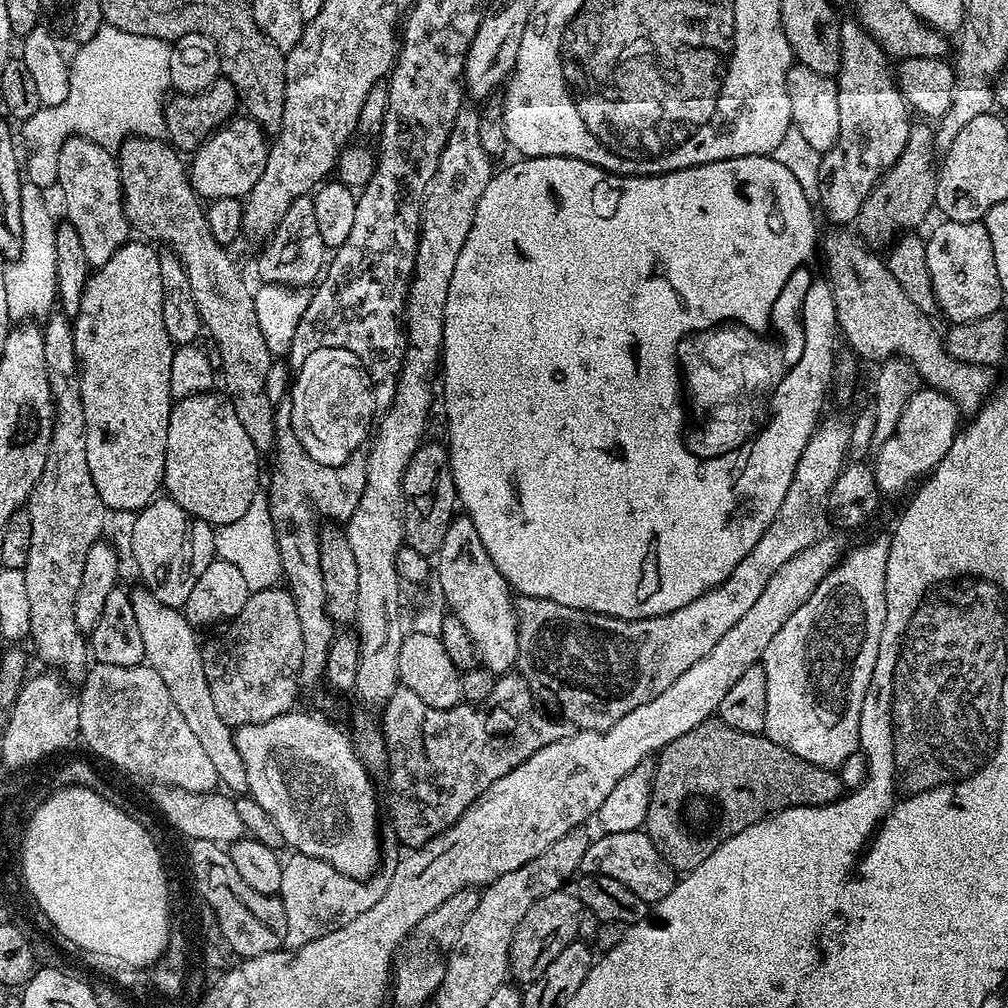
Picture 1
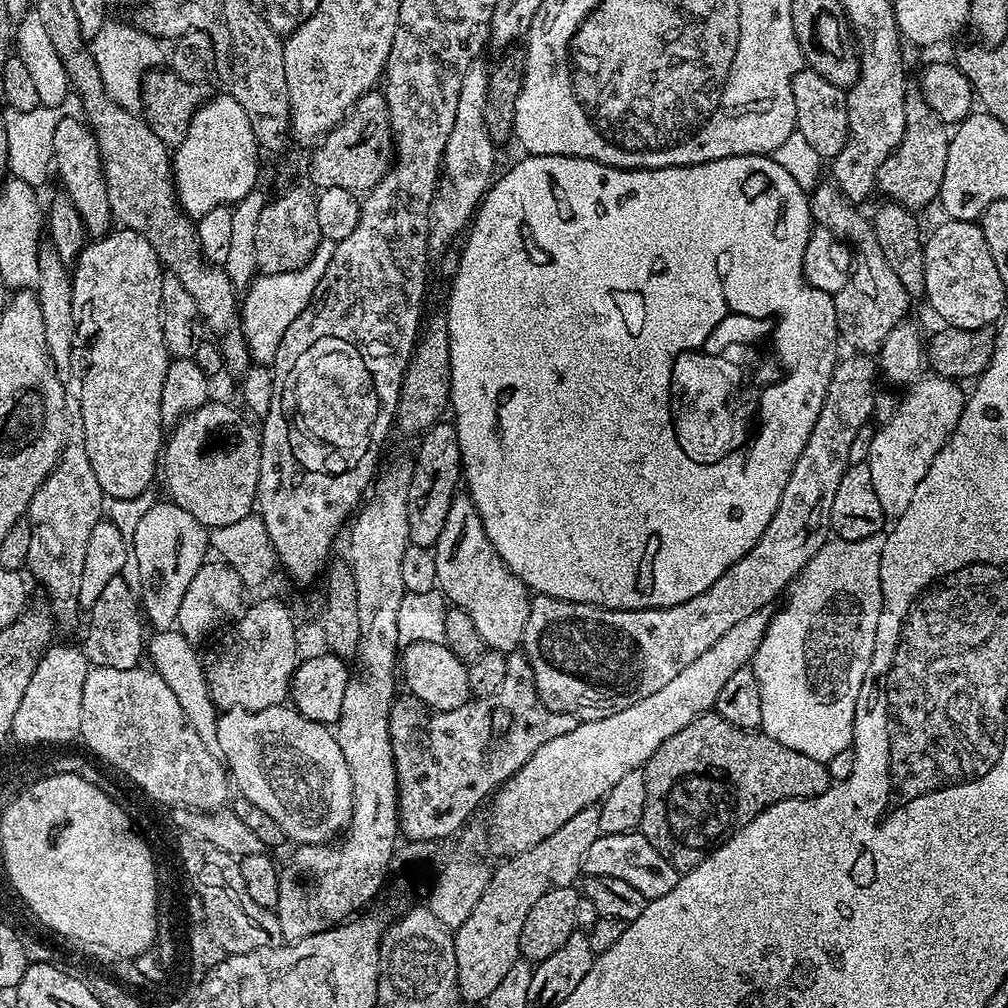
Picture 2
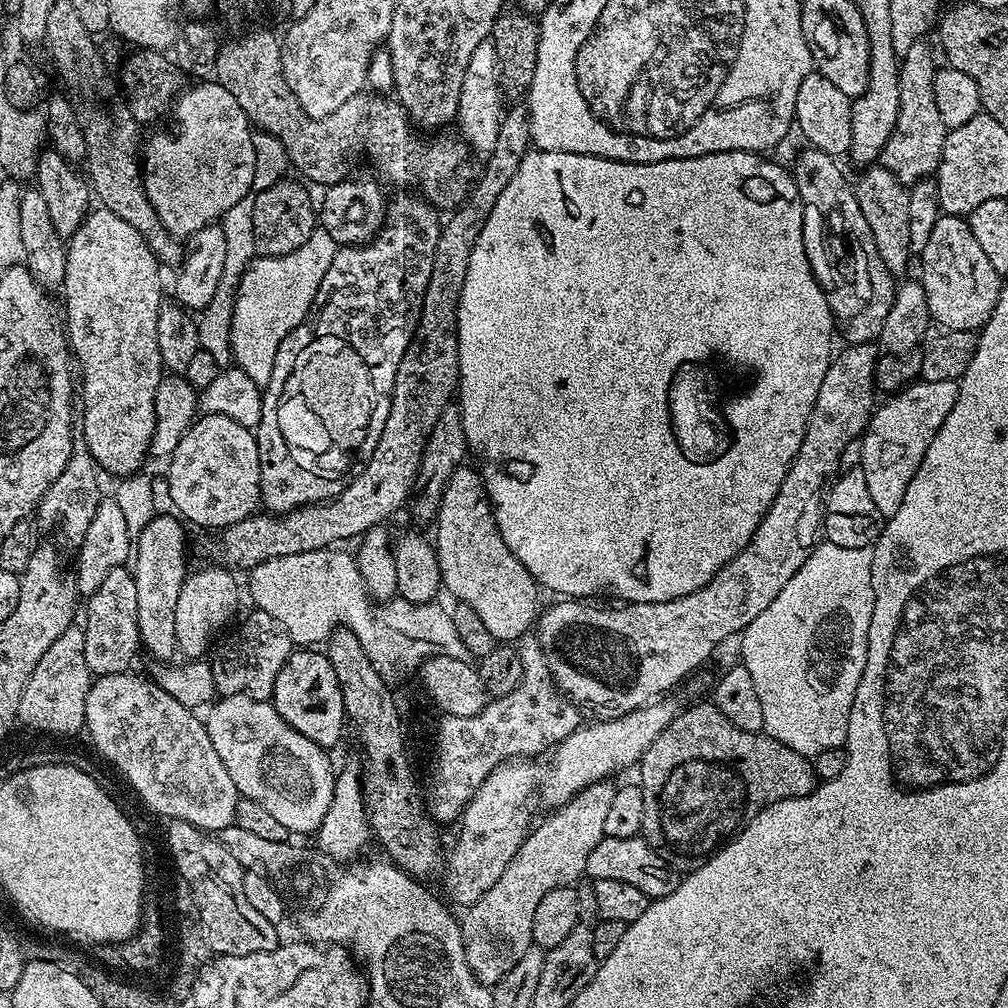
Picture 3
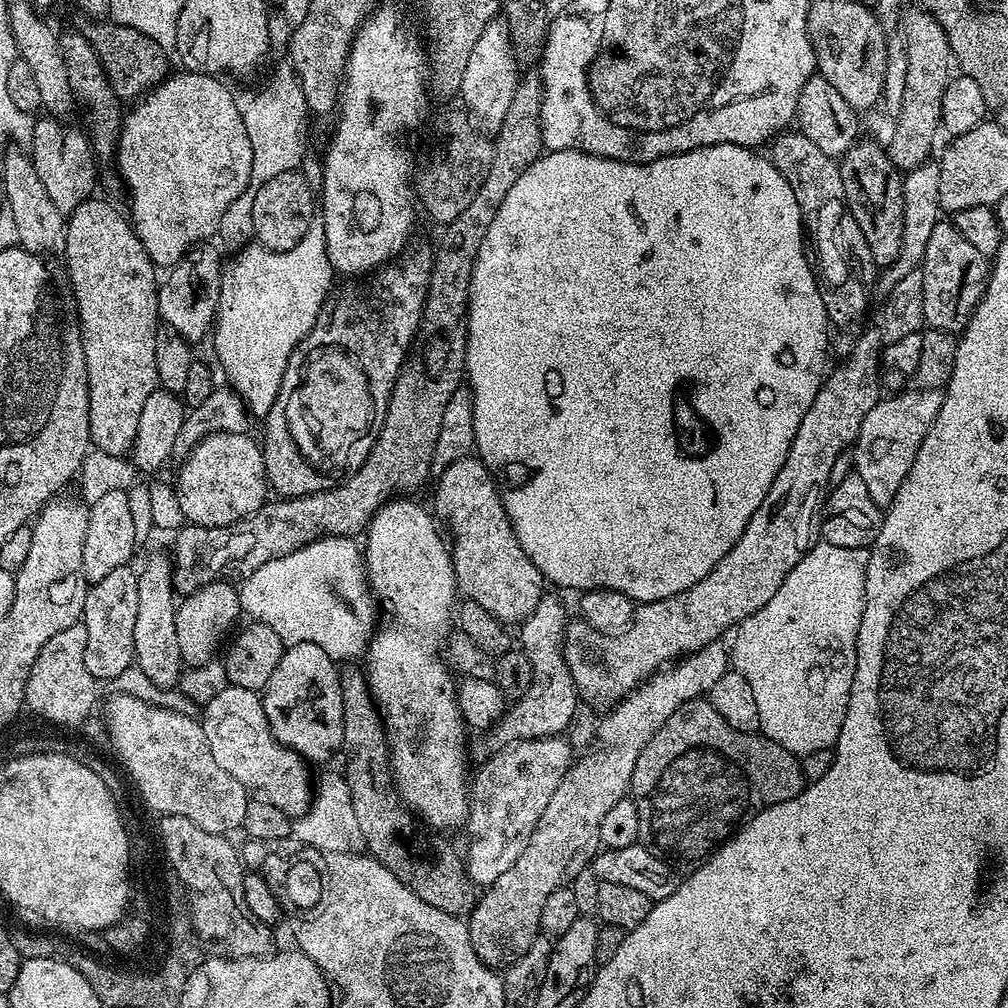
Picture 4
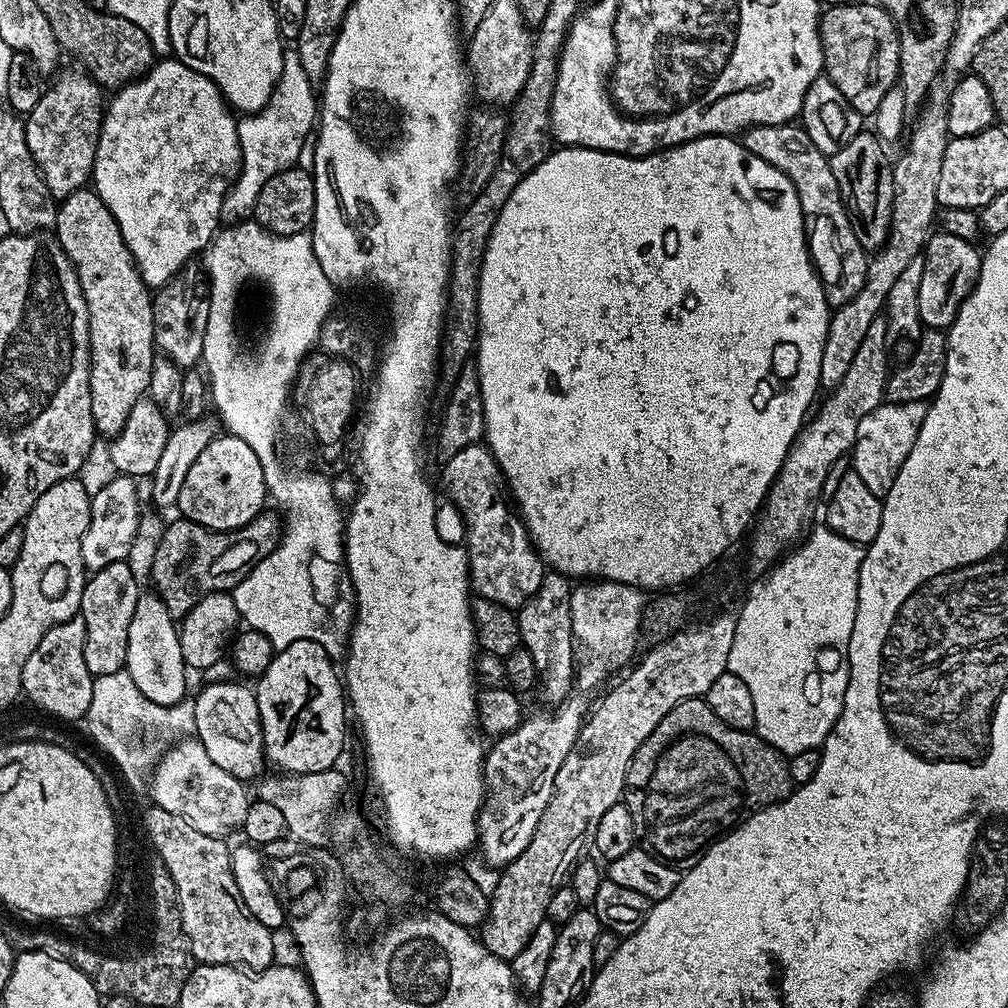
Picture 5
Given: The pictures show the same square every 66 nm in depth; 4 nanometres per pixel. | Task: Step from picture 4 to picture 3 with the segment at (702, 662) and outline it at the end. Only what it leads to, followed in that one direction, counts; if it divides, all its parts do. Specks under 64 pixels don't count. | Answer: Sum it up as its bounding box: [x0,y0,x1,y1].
[460,782,616,986]

